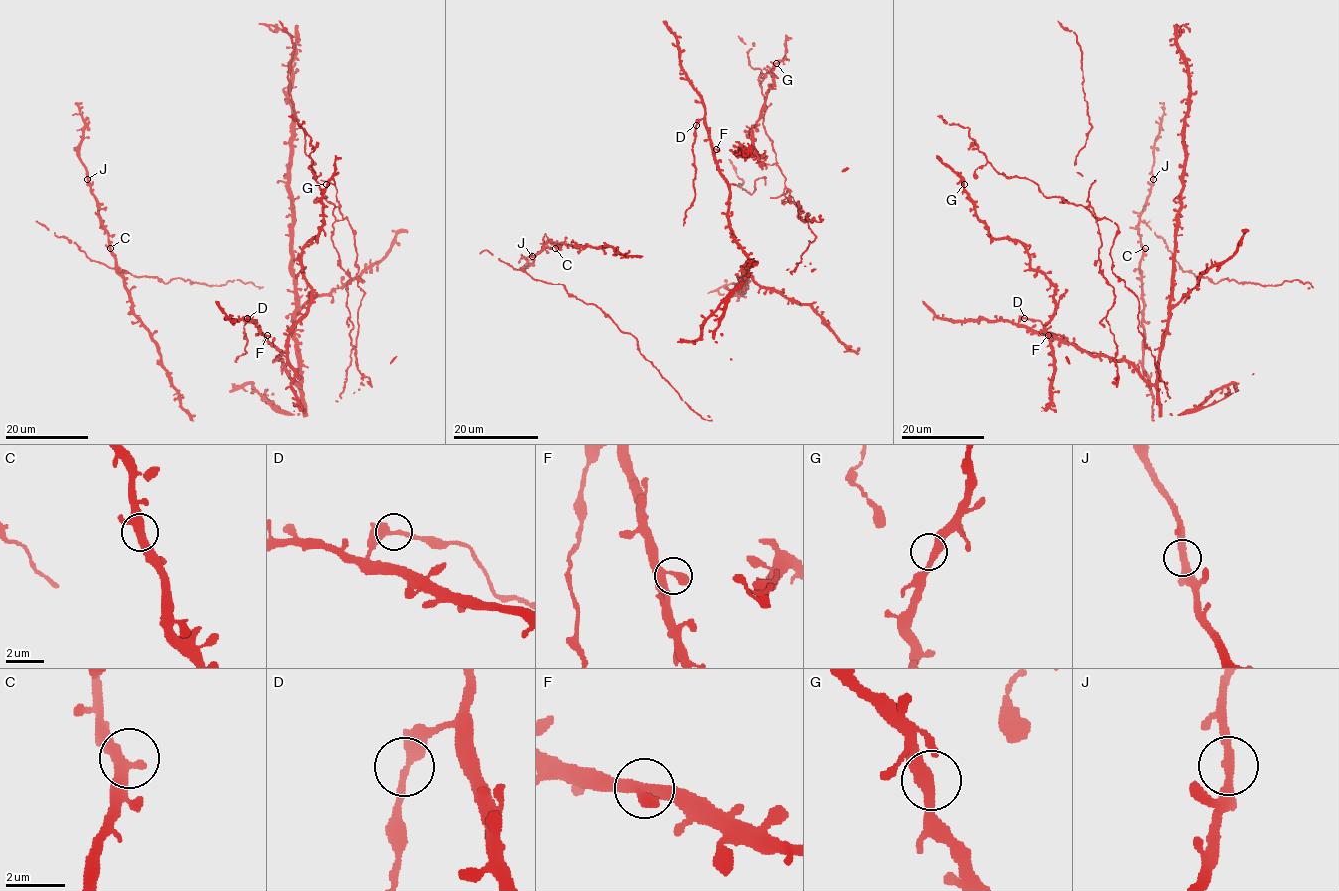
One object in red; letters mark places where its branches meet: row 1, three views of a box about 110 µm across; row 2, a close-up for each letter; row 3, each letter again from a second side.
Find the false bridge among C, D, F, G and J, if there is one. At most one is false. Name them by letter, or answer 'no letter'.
D

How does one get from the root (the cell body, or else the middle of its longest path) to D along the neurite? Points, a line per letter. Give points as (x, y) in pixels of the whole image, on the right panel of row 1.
D: (1047, 336), (1022, 327), (1018, 322), (1024, 318)

